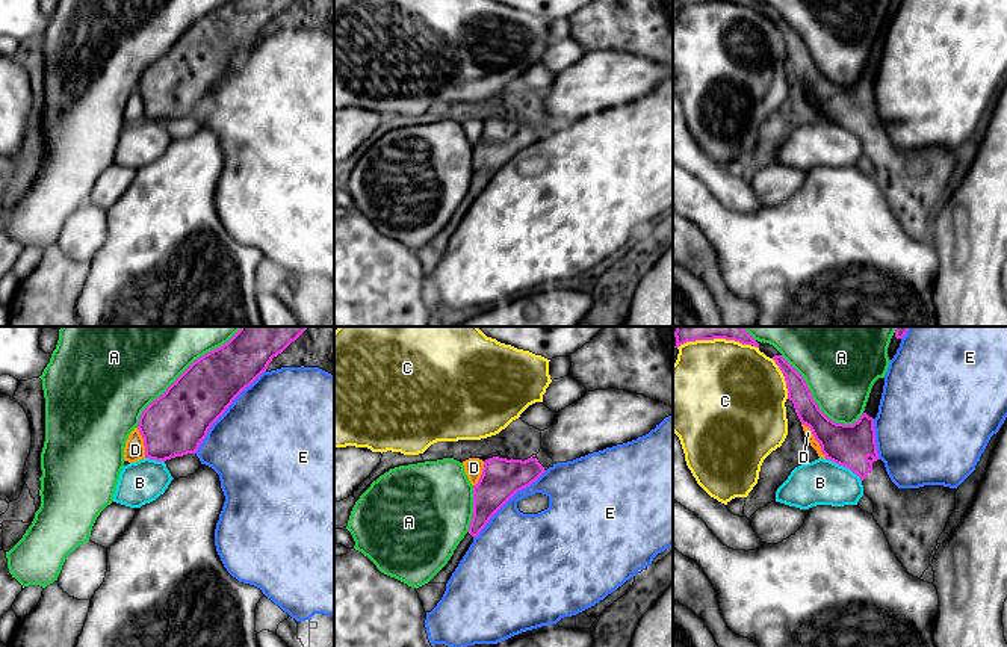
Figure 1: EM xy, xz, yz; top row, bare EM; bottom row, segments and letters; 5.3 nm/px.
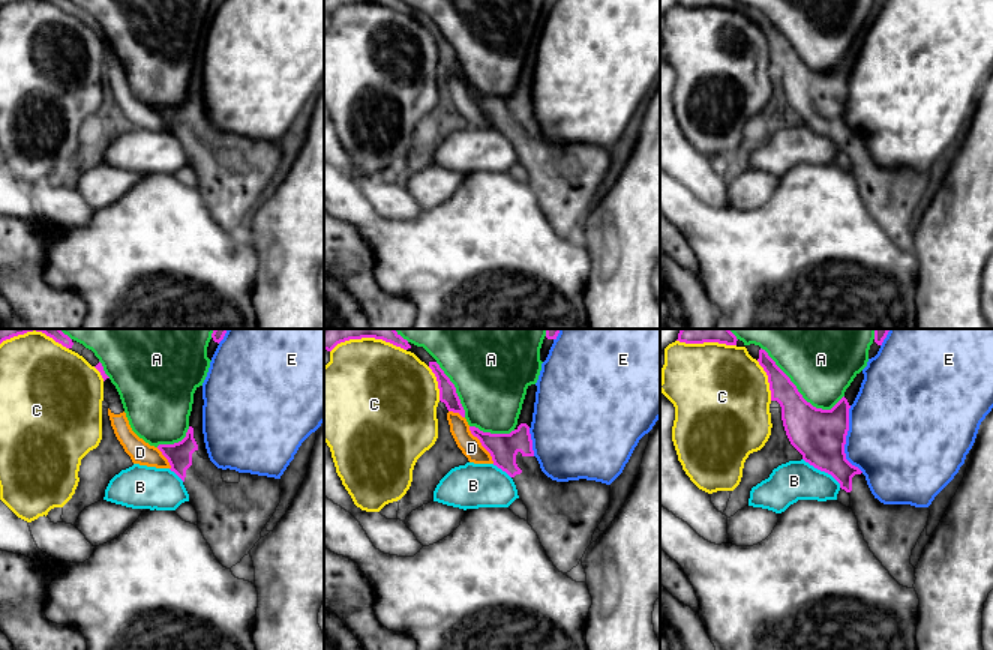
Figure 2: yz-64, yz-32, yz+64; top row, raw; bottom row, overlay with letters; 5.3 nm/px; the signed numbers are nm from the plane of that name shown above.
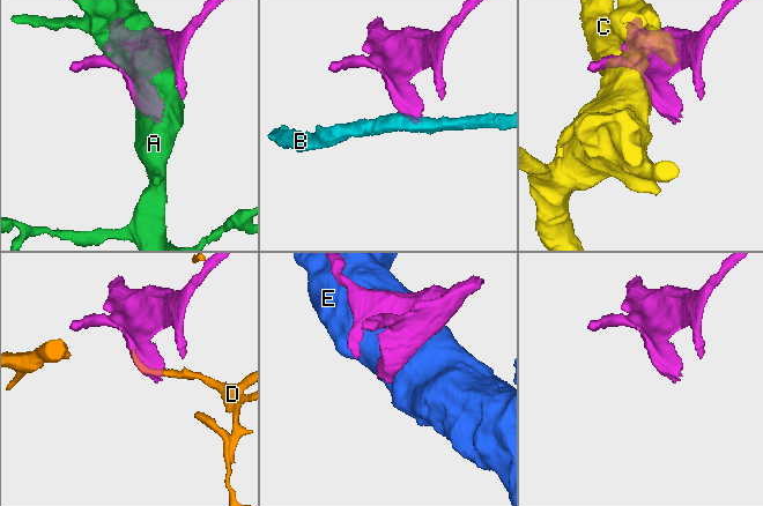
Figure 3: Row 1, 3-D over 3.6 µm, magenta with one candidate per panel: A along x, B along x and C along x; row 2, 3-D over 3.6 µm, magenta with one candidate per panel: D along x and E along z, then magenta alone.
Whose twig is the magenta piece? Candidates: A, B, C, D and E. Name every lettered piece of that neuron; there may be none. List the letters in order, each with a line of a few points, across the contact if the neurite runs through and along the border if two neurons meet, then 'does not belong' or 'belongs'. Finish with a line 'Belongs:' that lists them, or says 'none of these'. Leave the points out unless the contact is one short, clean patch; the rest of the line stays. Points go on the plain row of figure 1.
A: does not belong
B: yz (826, 120), (848, 129), (861, 142) | does not belong
C: does not belong
D: yz (802, 85), (809, 89), (826, 120) | does not belong
E: does not belong
Belongs: none of these

